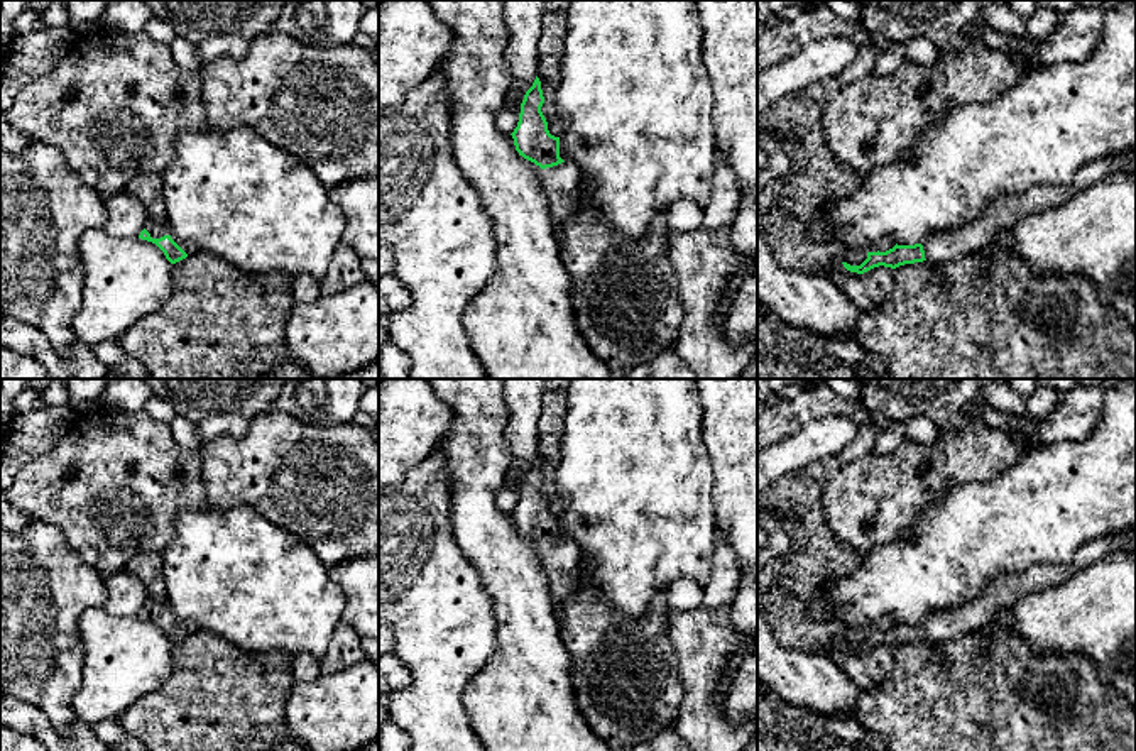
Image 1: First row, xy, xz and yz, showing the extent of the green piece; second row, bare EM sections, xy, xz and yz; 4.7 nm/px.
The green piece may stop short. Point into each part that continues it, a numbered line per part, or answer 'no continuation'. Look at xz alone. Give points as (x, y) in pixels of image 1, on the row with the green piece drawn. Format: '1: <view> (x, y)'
1: xz (560, 183)

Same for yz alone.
1: yz (1006, 212)

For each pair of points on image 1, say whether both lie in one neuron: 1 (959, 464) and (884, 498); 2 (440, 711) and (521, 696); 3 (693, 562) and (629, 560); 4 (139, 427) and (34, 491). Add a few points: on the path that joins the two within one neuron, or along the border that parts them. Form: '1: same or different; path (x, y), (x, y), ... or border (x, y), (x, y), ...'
1: same; path (940, 467), (922, 481), (903, 484)
2: different; border (480, 668), (464, 694), (464, 707), (474, 733)
3: same; path (678, 553), (644, 553)
4: same; path (115, 454), (85, 484), (68, 486), (61, 493)

